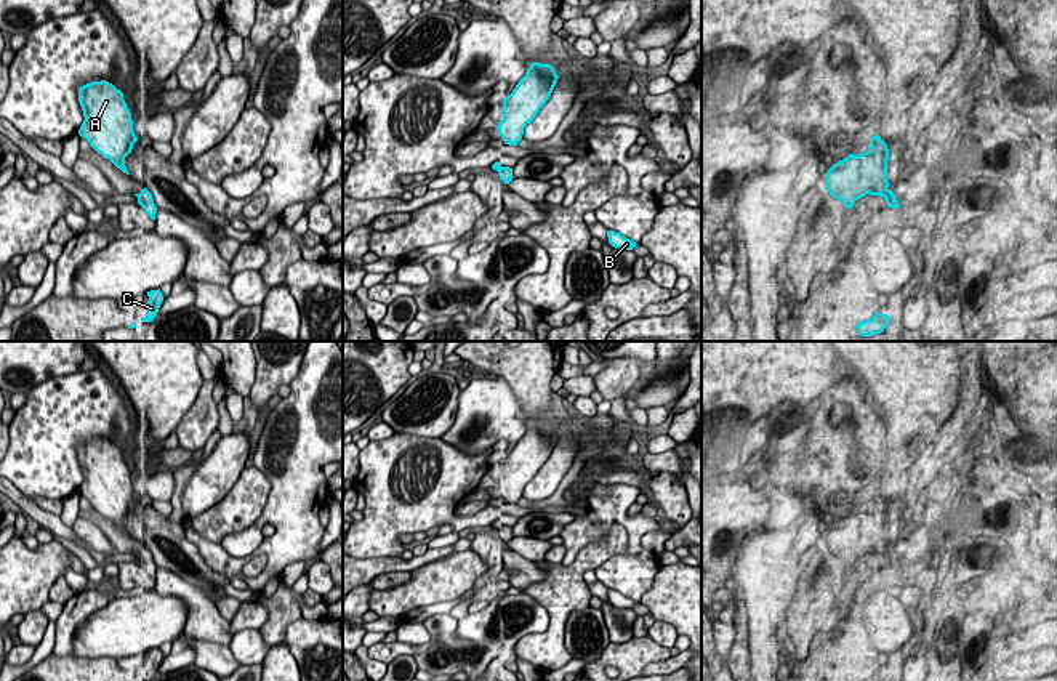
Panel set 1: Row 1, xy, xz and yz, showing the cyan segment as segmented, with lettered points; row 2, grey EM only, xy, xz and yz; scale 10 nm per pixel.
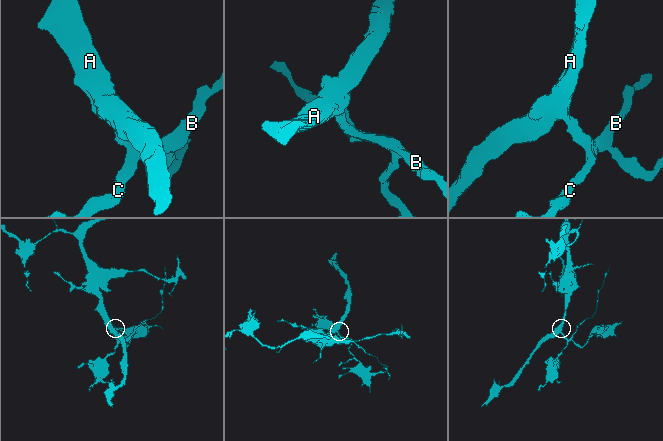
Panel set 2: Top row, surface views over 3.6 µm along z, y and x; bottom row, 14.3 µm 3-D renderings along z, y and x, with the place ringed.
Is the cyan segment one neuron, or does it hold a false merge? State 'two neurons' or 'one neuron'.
one neuron

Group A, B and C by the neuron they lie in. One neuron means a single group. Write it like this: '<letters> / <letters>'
A B C

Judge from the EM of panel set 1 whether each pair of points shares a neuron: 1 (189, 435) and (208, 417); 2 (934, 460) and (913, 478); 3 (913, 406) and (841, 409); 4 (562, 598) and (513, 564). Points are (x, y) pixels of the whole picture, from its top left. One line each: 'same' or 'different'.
1: same
2: same
3: different
4: different

